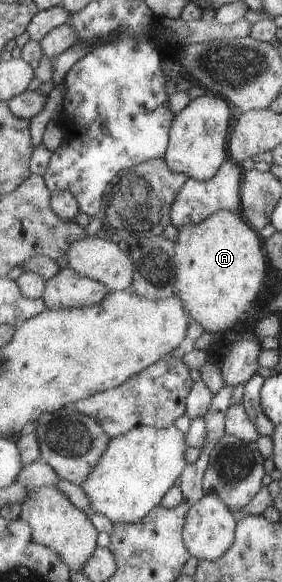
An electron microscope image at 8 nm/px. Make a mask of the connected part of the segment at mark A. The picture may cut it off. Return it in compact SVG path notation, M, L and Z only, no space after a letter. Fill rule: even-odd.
M221 210L211 214L205 221L193 226L181 226L175 240L175 266L172 295L184 303L184 308L207 333L231 333L251 313L251 304L255 302L263 274L265 274L265 256L261 252L258 232L253 232L234 211Z

